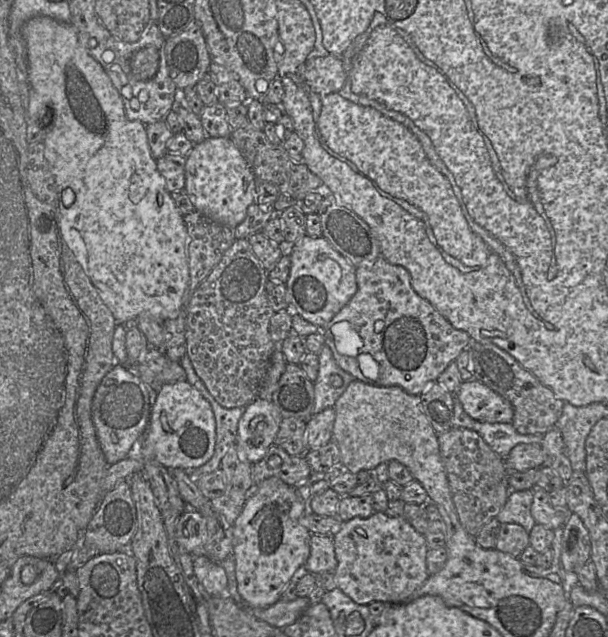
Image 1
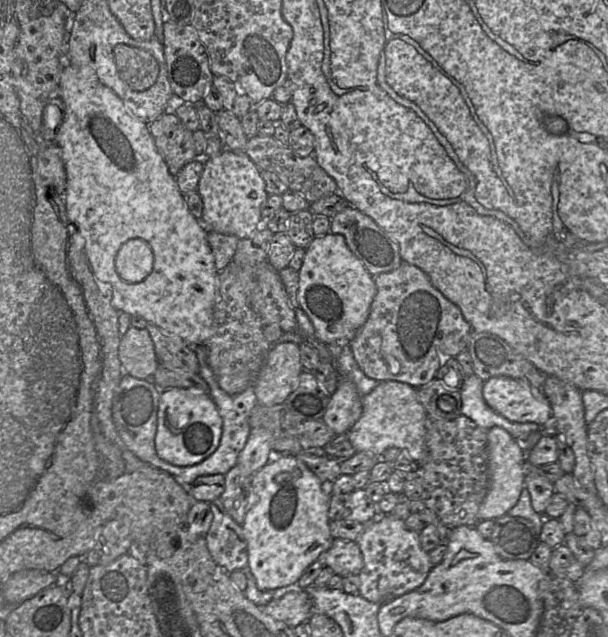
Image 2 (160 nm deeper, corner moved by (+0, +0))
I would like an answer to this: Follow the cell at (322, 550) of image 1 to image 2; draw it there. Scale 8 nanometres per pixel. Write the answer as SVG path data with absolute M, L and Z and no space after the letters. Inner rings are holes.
M334 539L331 547L317 559L329 567L334 575L358 575L363 568L363 558L358 544L351 540Z

